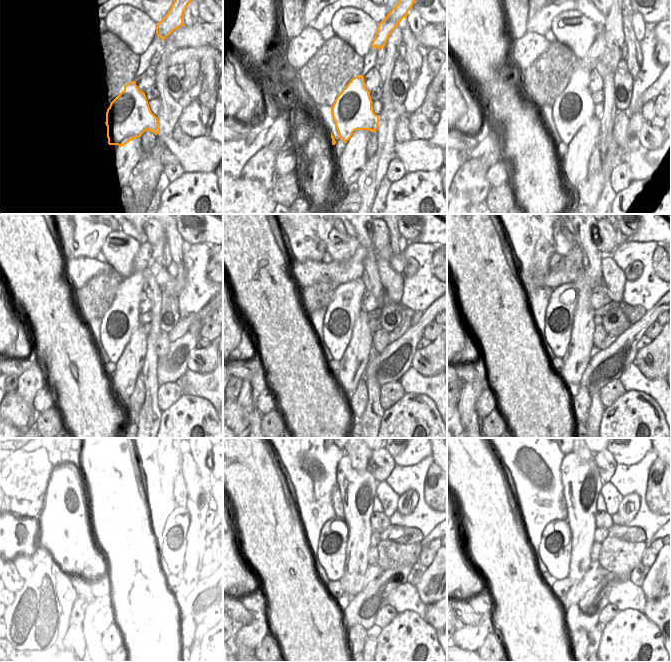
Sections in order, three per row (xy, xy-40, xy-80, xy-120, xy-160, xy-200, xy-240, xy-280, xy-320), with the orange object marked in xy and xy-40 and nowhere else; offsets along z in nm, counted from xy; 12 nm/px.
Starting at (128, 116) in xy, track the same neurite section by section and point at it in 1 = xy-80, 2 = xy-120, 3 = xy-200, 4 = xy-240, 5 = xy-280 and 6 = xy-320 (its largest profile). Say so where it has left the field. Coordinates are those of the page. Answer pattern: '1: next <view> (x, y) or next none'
1: next xy-80 (573, 108)
2: next xy-120 (123, 317)
3: next xy-200 (559, 318)
4: next xy-240 (109, 542)
5: next xy-280 (331, 554)
6: next xy-320 (554, 550)

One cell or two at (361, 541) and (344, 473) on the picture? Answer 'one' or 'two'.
one

